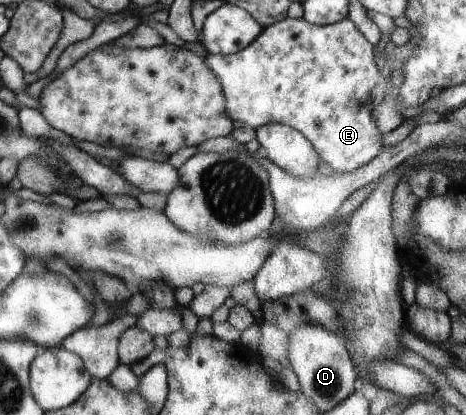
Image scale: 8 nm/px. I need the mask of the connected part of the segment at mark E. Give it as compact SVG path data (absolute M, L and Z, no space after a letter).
M285 17L281 21L272 23L261 30L261 33L243 50L236 51L232 54L209 54L207 59L209 69L213 75L220 80L220 86L224 90L225 107L228 110L229 119L234 122L239 122L242 125L249 127L259 127L265 124L283 124L289 126L298 132L301 132L305 139L312 143L312 146L319 153L320 159L328 163L334 172L350 172L358 167L364 166L367 162L371 162L375 157L383 154L383 135L376 128L374 119L371 119L371 97L369 91L371 87L375 87L377 79L379 79L379 71L373 63L373 55L371 55L371 45L365 41L365 36L357 29L356 25L348 17L340 19L332 24L318 26L317 24L309 23L303 18Z

